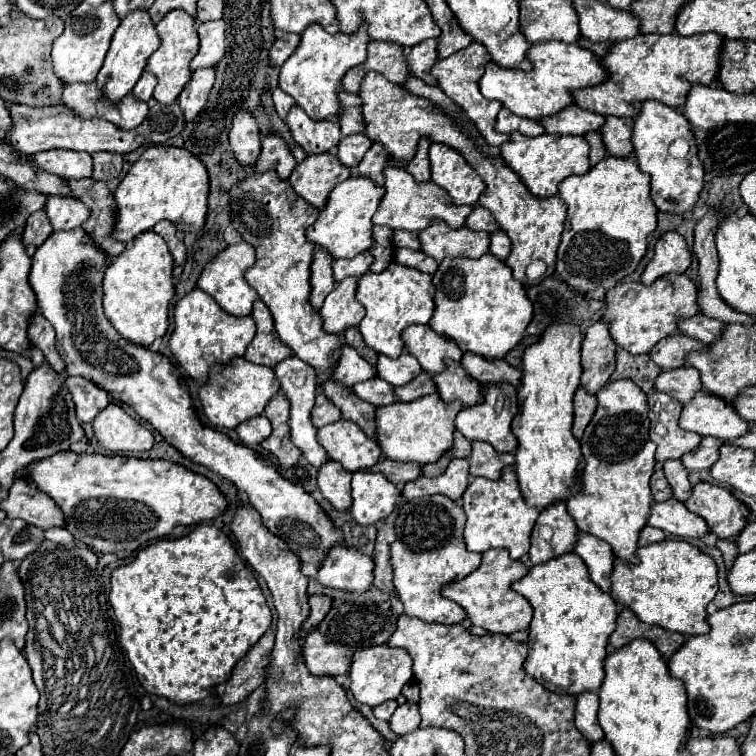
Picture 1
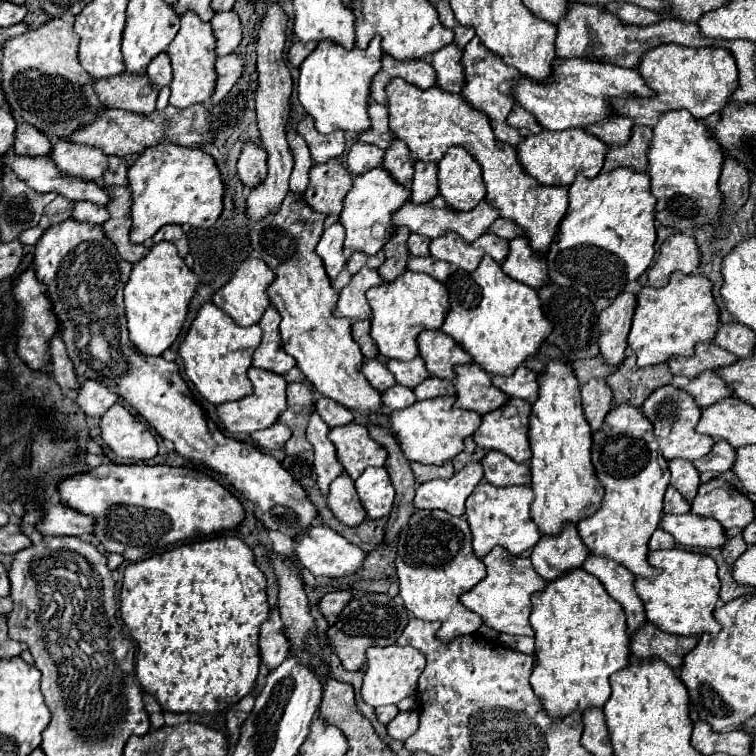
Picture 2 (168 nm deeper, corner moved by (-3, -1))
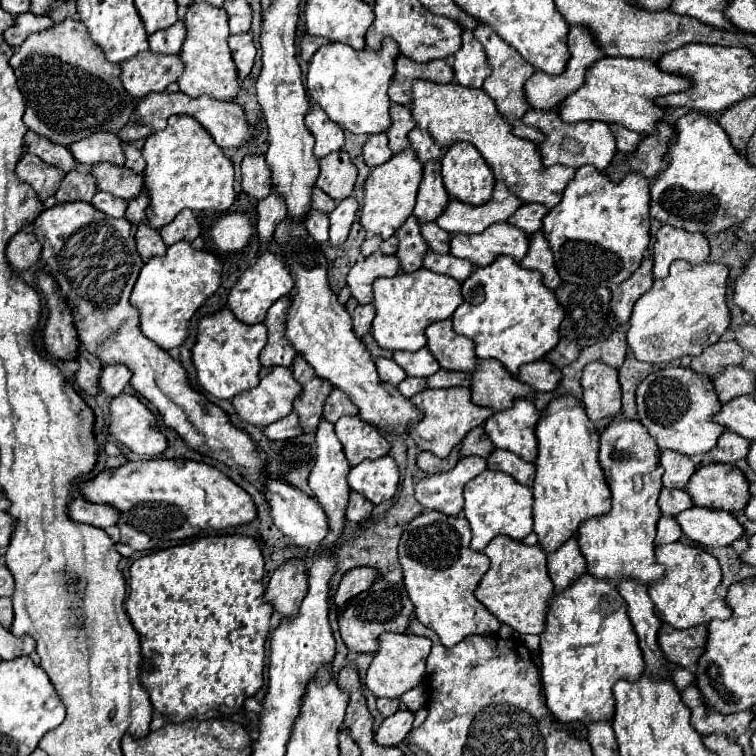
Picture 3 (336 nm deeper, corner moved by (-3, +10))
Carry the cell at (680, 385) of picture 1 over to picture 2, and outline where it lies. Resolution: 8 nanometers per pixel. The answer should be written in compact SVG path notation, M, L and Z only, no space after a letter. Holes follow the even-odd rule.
M707 370L701 376L693 378L683 390L689 392L701 408L709 408L709 406L733 396L733 390L729 388L729 384L721 376L717 376L713 370Z

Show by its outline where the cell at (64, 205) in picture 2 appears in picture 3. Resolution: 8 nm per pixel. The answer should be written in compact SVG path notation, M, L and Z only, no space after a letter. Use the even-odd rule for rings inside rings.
M71 171L65 175L59 191L55 193L57 203L69 201L91 201L95 193L95 181L89 171Z

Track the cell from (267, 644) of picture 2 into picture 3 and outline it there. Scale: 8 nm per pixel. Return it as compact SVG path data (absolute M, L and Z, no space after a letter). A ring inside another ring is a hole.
M291 559L283 567L279 567L269 579L265 601L273 605L273 609L283 619L293 619L299 613L299 605L307 593L307 571L301 559Z

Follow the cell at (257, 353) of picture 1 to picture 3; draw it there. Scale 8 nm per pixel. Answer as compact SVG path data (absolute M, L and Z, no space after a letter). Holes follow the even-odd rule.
M281 297L267 311L267 317L265 317L267 345L261 351L261 365L263 367L273 367L273 365L289 367L293 363L293 357L297 355L285 337L287 309L289 309L289 297Z

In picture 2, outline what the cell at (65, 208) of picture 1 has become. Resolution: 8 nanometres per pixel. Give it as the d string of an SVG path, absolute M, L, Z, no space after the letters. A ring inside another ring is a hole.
M77 202L73 210L73 218L89 224L105 224L105 220L109 220L109 212L105 206L97 206L91 202Z

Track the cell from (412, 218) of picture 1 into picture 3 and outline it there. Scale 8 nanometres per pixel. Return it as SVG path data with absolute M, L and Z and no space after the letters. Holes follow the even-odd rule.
M499 181L493 187L493 195L487 203L471 207L457 199L449 199L443 213L433 221L449 233L481 233L493 223L507 221L509 215L521 205L521 201L509 193L507 185Z

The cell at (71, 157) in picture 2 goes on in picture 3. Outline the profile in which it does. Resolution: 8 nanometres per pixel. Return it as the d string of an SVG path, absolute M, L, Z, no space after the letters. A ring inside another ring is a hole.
M105 131L93 133L91 137L85 137L83 141L75 141L73 145L69 145L69 151L83 165L93 165L99 161L109 161L113 165L125 163L119 137Z

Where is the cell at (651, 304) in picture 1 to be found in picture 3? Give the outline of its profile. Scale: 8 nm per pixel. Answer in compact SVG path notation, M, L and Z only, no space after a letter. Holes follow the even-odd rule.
M675 261L671 273L665 279L655 279L653 287L635 303L633 315L629 321L627 343L639 361L647 363L665 363L679 359L683 355L701 355L701 351L717 343L723 333L729 329L729 309L725 299L725 283L729 269L721 263L703 263L691 265L687 261Z

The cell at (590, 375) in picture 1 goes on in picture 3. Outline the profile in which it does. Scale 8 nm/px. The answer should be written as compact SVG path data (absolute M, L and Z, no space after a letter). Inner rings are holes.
M645 257L643 263L641 263L641 267L639 267L627 281L623 281L621 285L617 285L617 289L611 293L609 309L611 309L611 313L615 315L615 319L617 319L619 325L623 325L623 323L629 321L635 301L637 301L645 291L651 289L651 283L653 283L651 267L653 267L653 261L649 261L649 259Z

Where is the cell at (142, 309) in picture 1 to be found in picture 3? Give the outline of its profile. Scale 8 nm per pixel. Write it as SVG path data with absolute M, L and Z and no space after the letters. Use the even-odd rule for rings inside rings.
M179 241L167 247L165 255L151 257L143 265L131 293L131 305L139 311L141 333L165 351L179 347L189 333L189 321L193 313L205 303L209 295L217 291L219 283L221 263L217 257L207 251L193 249L191 243Z

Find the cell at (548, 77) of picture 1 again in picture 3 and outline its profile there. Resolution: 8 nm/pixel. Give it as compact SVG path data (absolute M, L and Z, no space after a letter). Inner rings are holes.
M601 57L585 71L585 83L569 93L559 105L559 117L567 123L577 121L603 121L621 123L627 129L649 133L653 121L661 121L663 109L653 103L655 97L669 95L675 91L685 91L689 81L677 75L667 75L659 71L657 63L649 59L627 59L627 57Z

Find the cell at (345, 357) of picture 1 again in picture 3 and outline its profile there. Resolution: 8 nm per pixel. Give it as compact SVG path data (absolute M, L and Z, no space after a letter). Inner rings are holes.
M375 359L375 365L377 365L377 371L379 371L379 377L381 381L385 383L391 383L391 385L399 385L407 375L403 373L403 369L393 361L393 359Z

